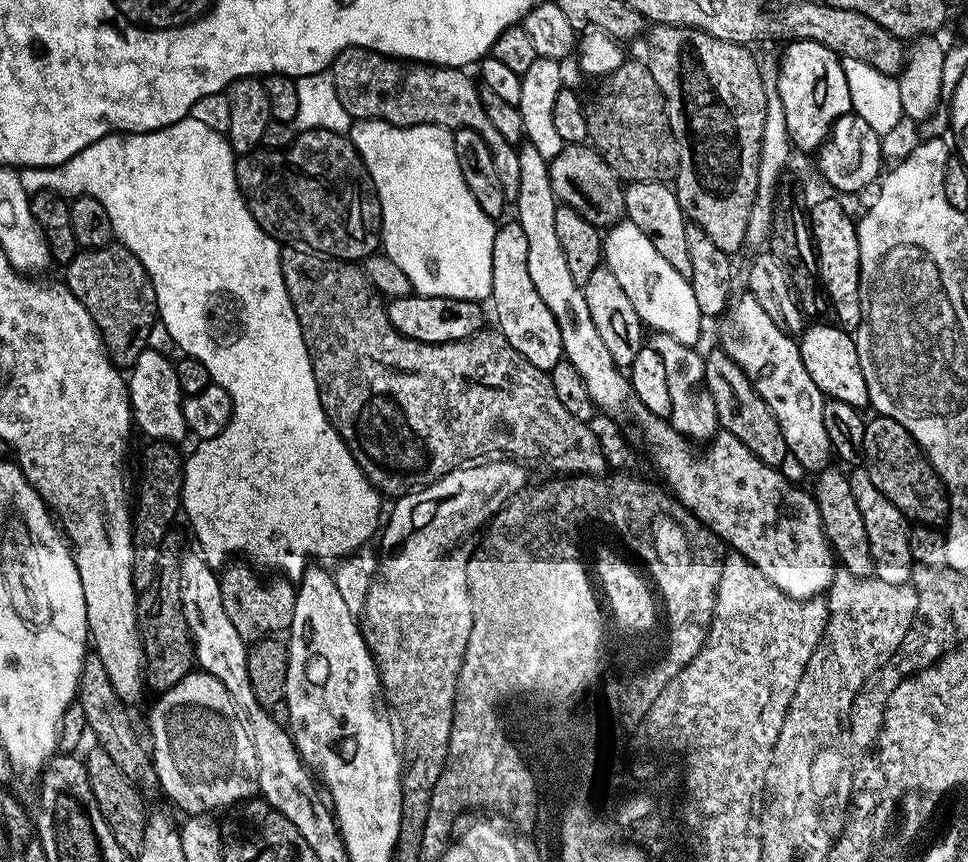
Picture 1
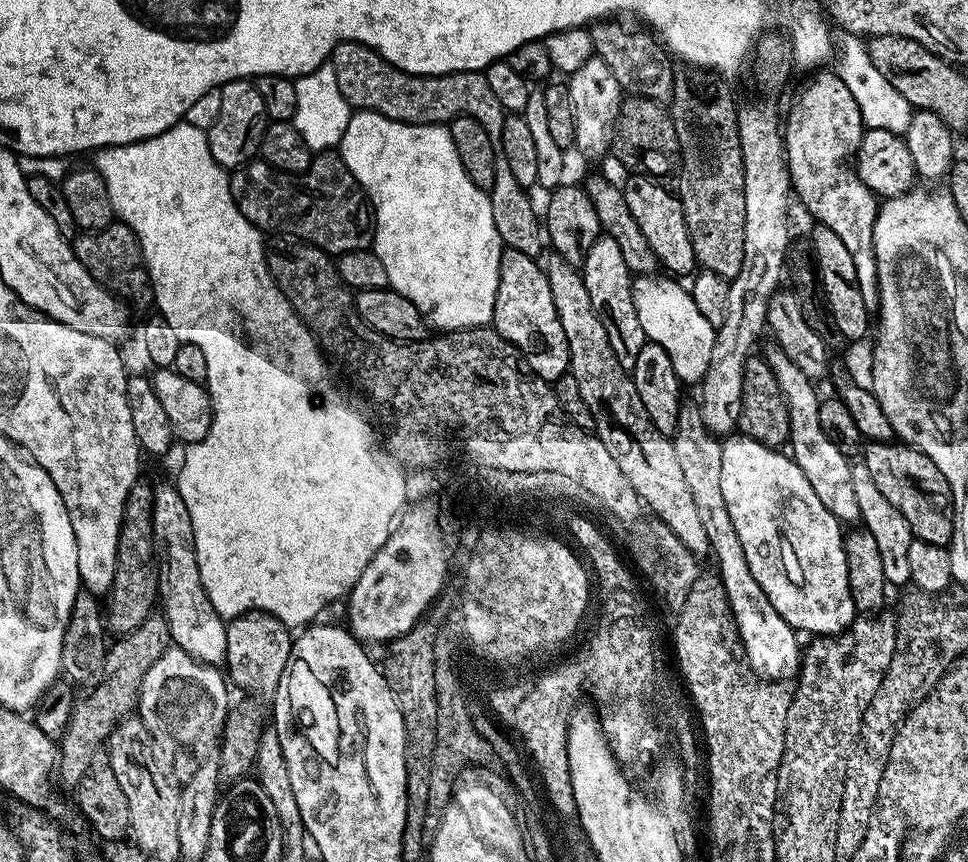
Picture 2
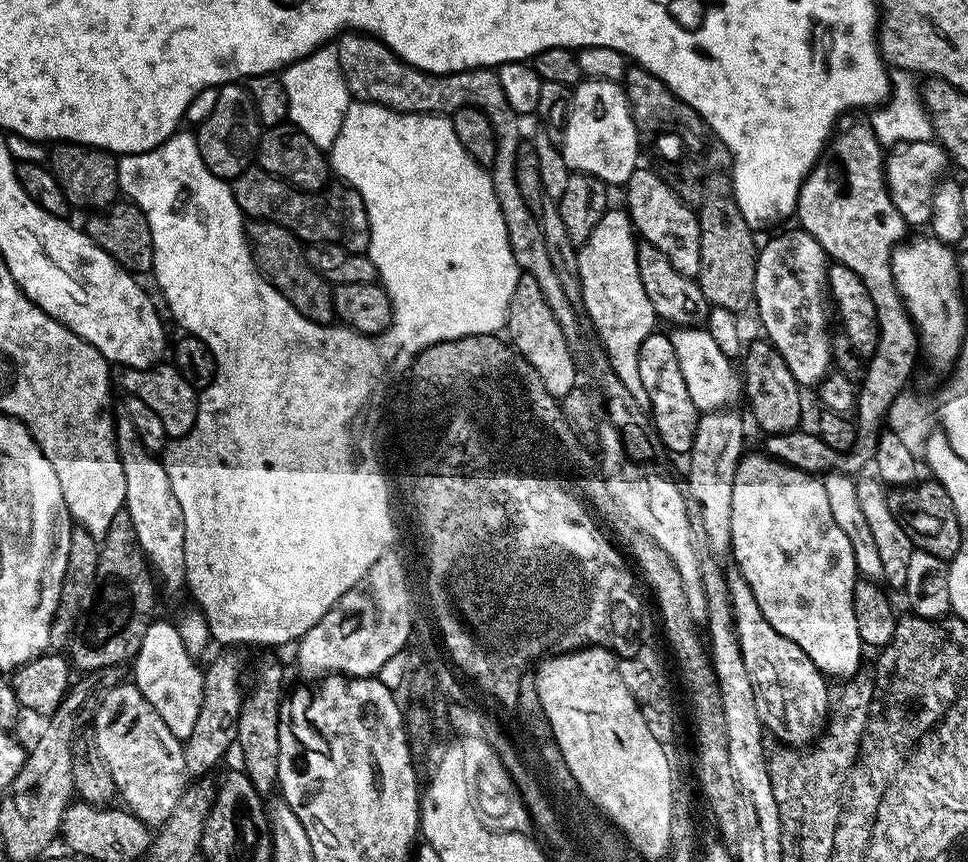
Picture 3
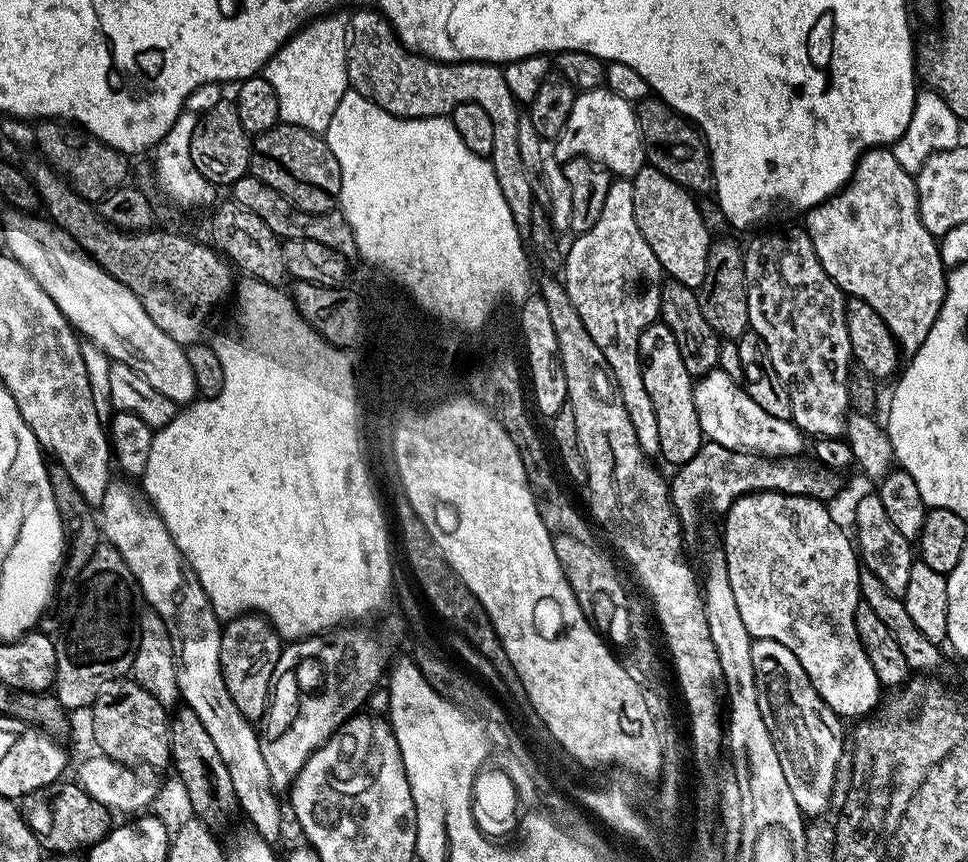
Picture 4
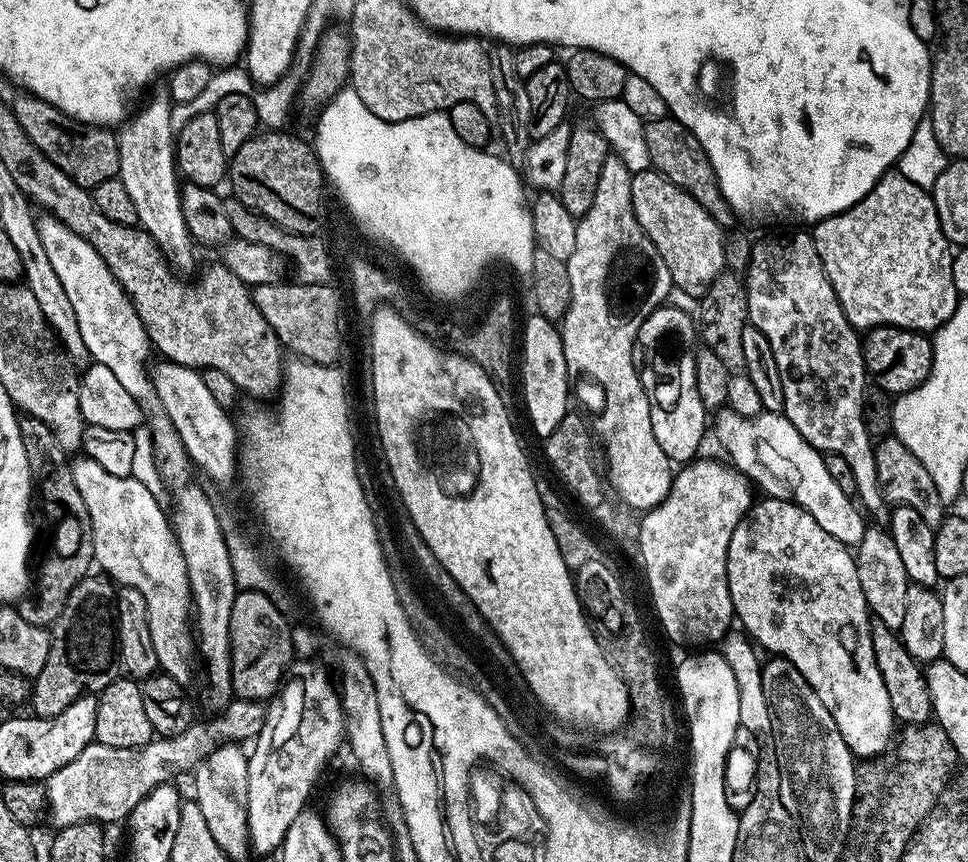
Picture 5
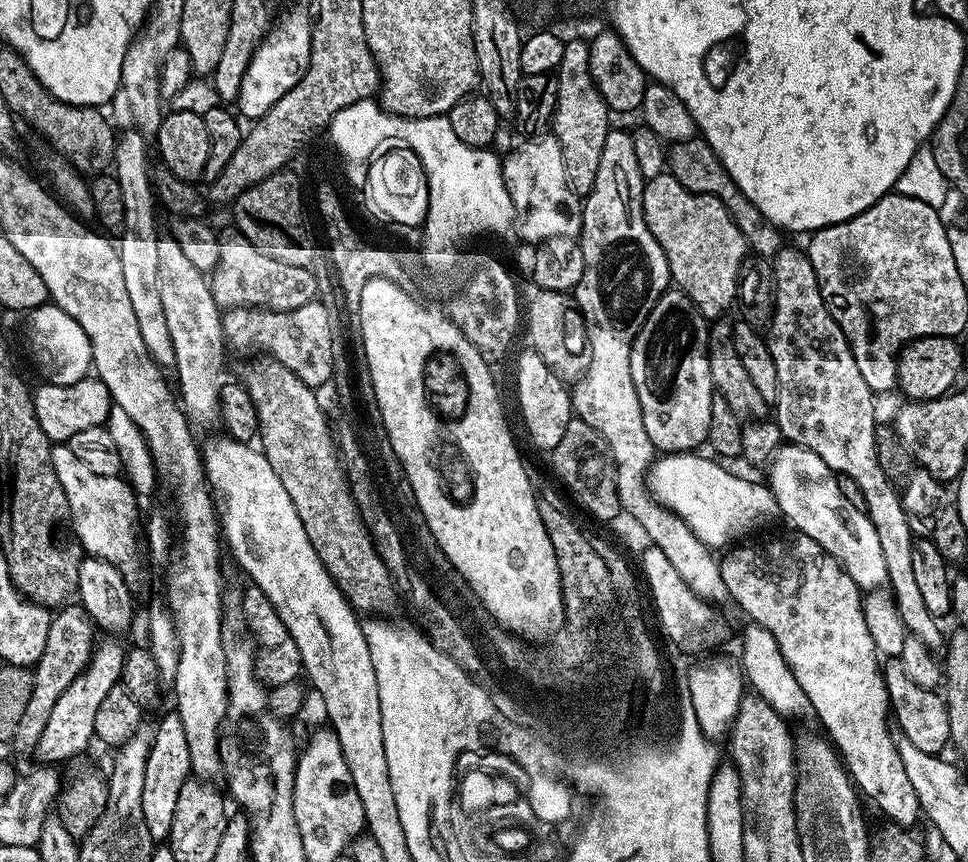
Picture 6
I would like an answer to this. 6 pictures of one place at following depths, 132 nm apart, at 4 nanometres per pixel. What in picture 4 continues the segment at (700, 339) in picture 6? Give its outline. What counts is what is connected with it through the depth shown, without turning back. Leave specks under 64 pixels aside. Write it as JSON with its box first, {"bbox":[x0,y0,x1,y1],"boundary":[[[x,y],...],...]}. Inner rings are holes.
{"bbox":[640,322,706,466],"boundary":[[[653,322],[640,333],[640,365],[646,394],[650,394],[654,415],[658,418],[660,456],[668,459],[672,466],[690,462],[706,437],[698,422],[698,410],[694,410],[694,377],[686,370],[686,362],[682,362],[674,334],[662,322]]]}

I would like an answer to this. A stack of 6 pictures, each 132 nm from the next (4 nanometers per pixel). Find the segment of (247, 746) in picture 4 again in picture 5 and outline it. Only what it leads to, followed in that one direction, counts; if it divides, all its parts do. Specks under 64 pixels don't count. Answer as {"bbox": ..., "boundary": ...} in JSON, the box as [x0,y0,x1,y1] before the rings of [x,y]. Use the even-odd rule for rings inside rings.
{"bbox":[72,455,194,682],"boundary":[[[77,455],[72,460],[74,486],[78,486],[78,494],[82,494],[82,502],[86,502],[86,510],[92,527],[92,545],[94,560],[101,564],[103,571],[117,585],[138,590],[142,598],[146,598],[148,621],[150,622],[150,638],[154,642],[157,665],[165,673],[181,682],[187,681],[188,655],[194,652],[194,613],[192,611],[192,591],[186,570],[186,558],[176,541],[176,532],[172,529],[169,513],[156,501],[157,493],[145,486],[135,476],[119,476],[110,474],[98,466],[98,462],[89,456]]]}

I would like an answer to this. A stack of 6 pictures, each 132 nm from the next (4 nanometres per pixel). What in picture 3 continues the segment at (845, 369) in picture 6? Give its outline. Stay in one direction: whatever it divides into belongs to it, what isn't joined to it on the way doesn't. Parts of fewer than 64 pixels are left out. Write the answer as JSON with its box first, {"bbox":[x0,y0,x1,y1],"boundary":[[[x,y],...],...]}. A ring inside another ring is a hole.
{"bbox":[752,226,832,390],"boundary":[[[793,226],[793,228],[789,230],[789,232],[780,232],[780,233],[779,232],[780,231],[777,231],[775,234],[772,234],[772,235],[777,234],[777,236],[770,237],[769,240],[765,242],[765,244],[763,241],[763,243],[759,245],[759,248],[756,254],[756,269],[754,270],[754,290],[752,291],[754,309],[756,308],[757,314],[760,315],[760,324],[762,327],[764,327],[764,332],[765,332],[765,333],[763,332],[763,335],[766,337],[768,343],[773,344],[774,347],[778,350],[778,354],[782,354],[782,358],[786,362],[786,366],[790,370],[790,374],[794,374],[794,378],[796,379],[797,384],[799,384],[801,389],[804,389],[804,390],[808,390],[808,388],[815,389],[817,385],[819,385],[820,381],[823,380],[824,377],[828,375],[830,371],[830,365],[832,364],[832,342],[830,339],[830,331],[828,332],[828,312],[830,316],[830,304],[829,304],[829,301],[826,299],[826,289],[828,287],[828,270],[830,267],[830,261],[827,254],[825,254],[825,252],[822,250],[822,246],[820,245],[820,243],[818,243],[817,240],[814,239],[814,237],[811,236],[811,234],[809,234],[809,232],[805,232],[803,228],[799,226]]]}

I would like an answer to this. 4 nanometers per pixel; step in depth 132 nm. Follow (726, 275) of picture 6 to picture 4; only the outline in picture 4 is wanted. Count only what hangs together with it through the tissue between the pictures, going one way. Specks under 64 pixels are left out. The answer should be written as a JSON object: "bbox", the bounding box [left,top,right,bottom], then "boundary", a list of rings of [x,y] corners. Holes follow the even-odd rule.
{"bbox":[631,166,714,290],"boundary":[[[645,166],[638,170],[638,174],[631,177],[634,186],[634,218],[638,222],[638,230],[642,230],[642,238],[646,238],[646,246],[654,250],[654,258],[664,268],[665,277],[687,288],[698,290],[706,278],[706,258],[710,254],[714,243],[713,233],[709,232],[706,222],[702,222],[700,205],[694,199],[693,193],[675,184],[666,174],[656,168]]]}

